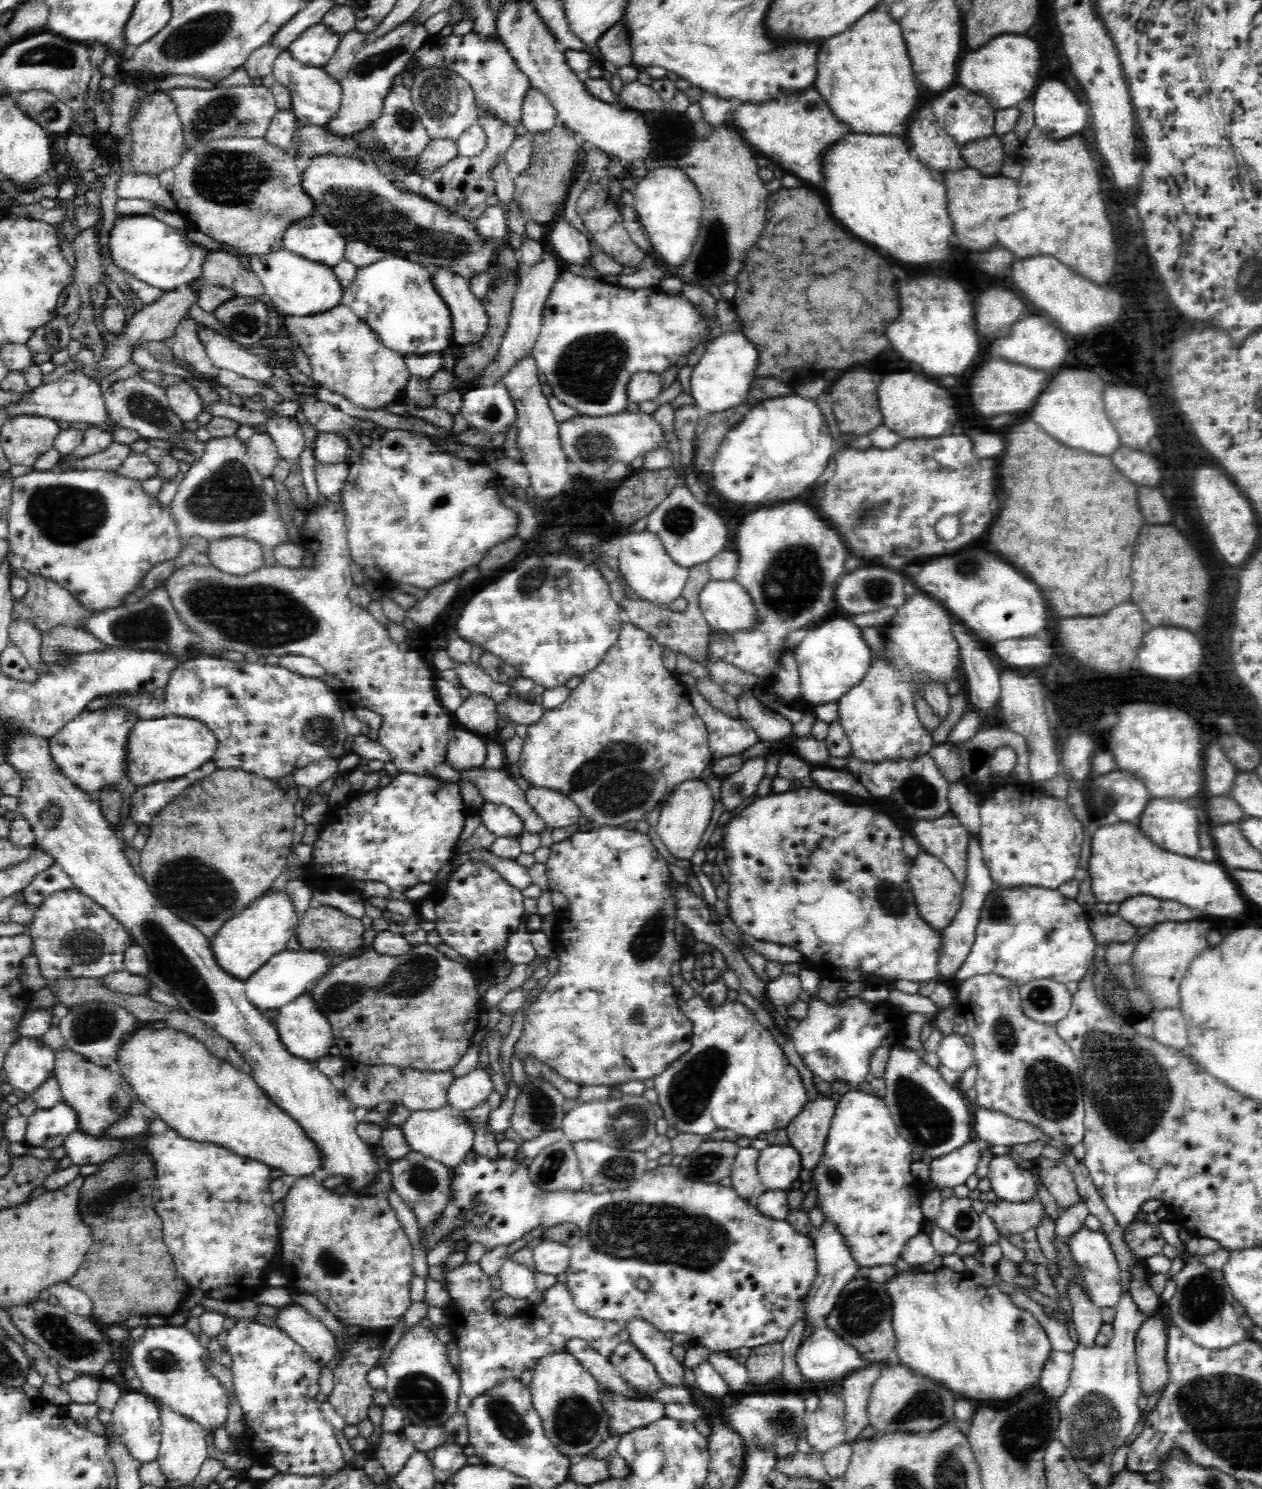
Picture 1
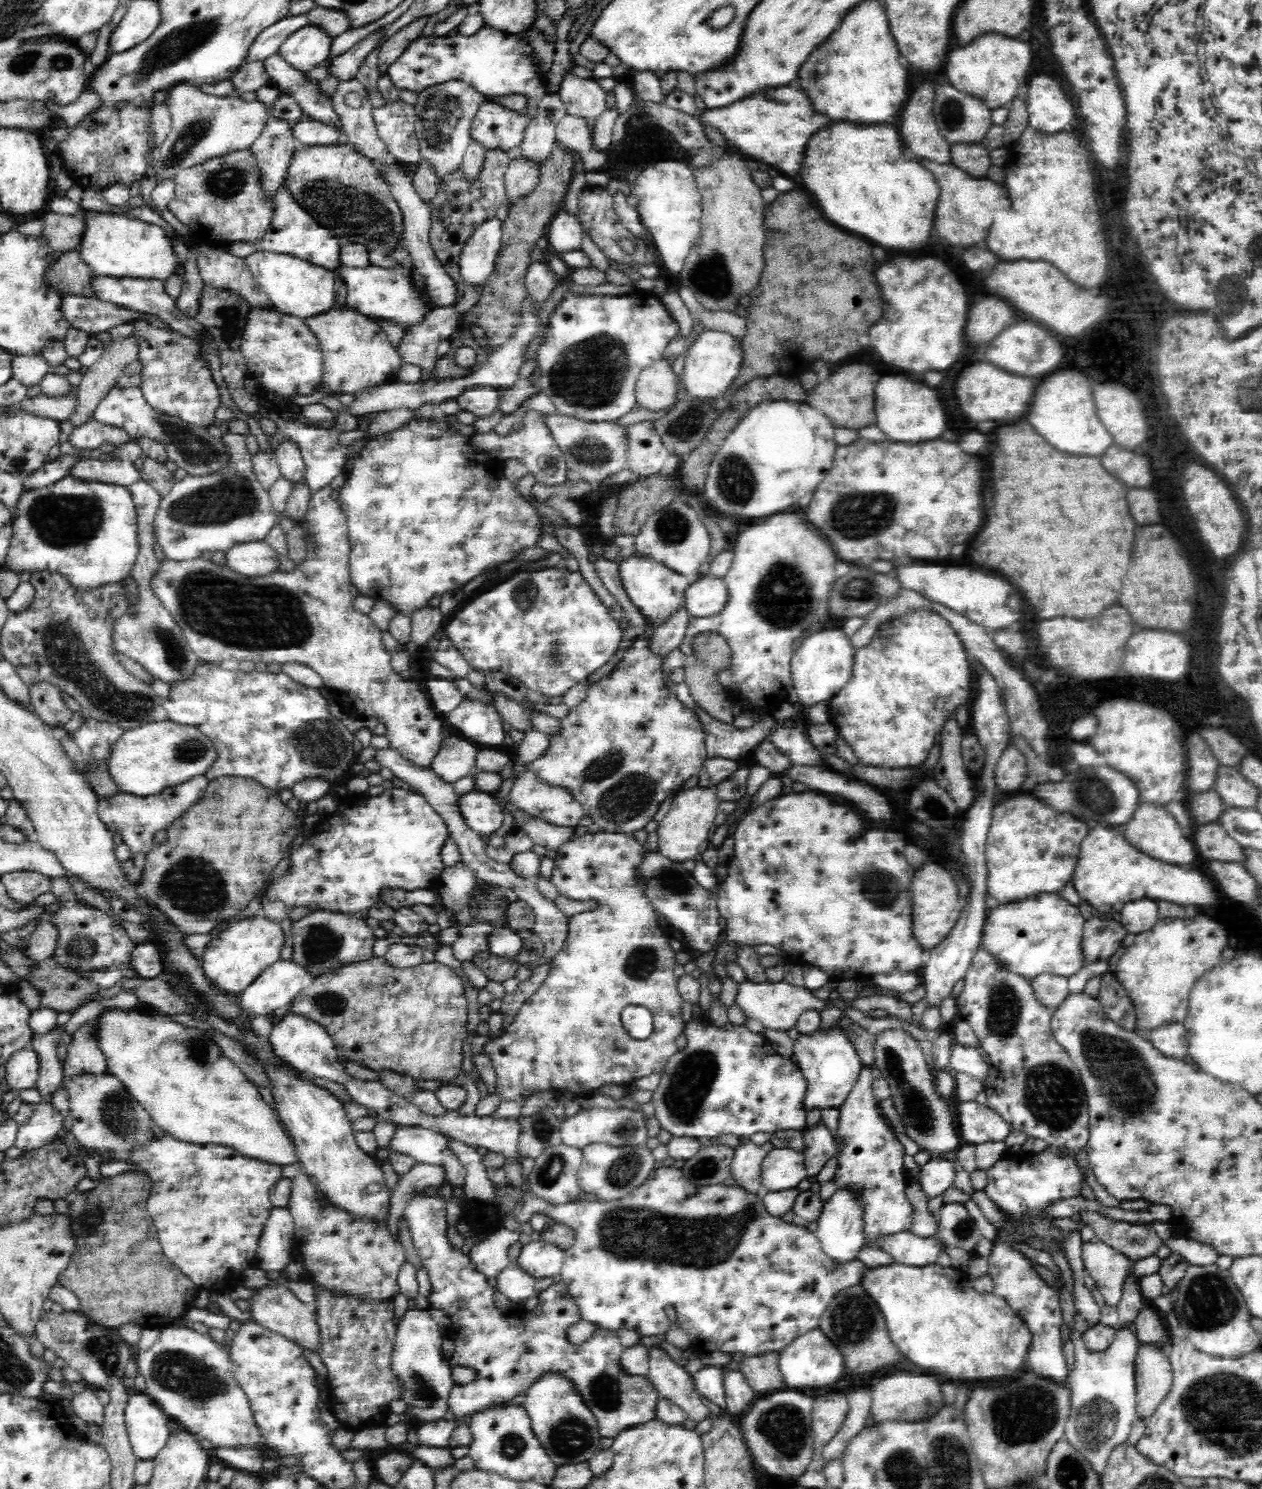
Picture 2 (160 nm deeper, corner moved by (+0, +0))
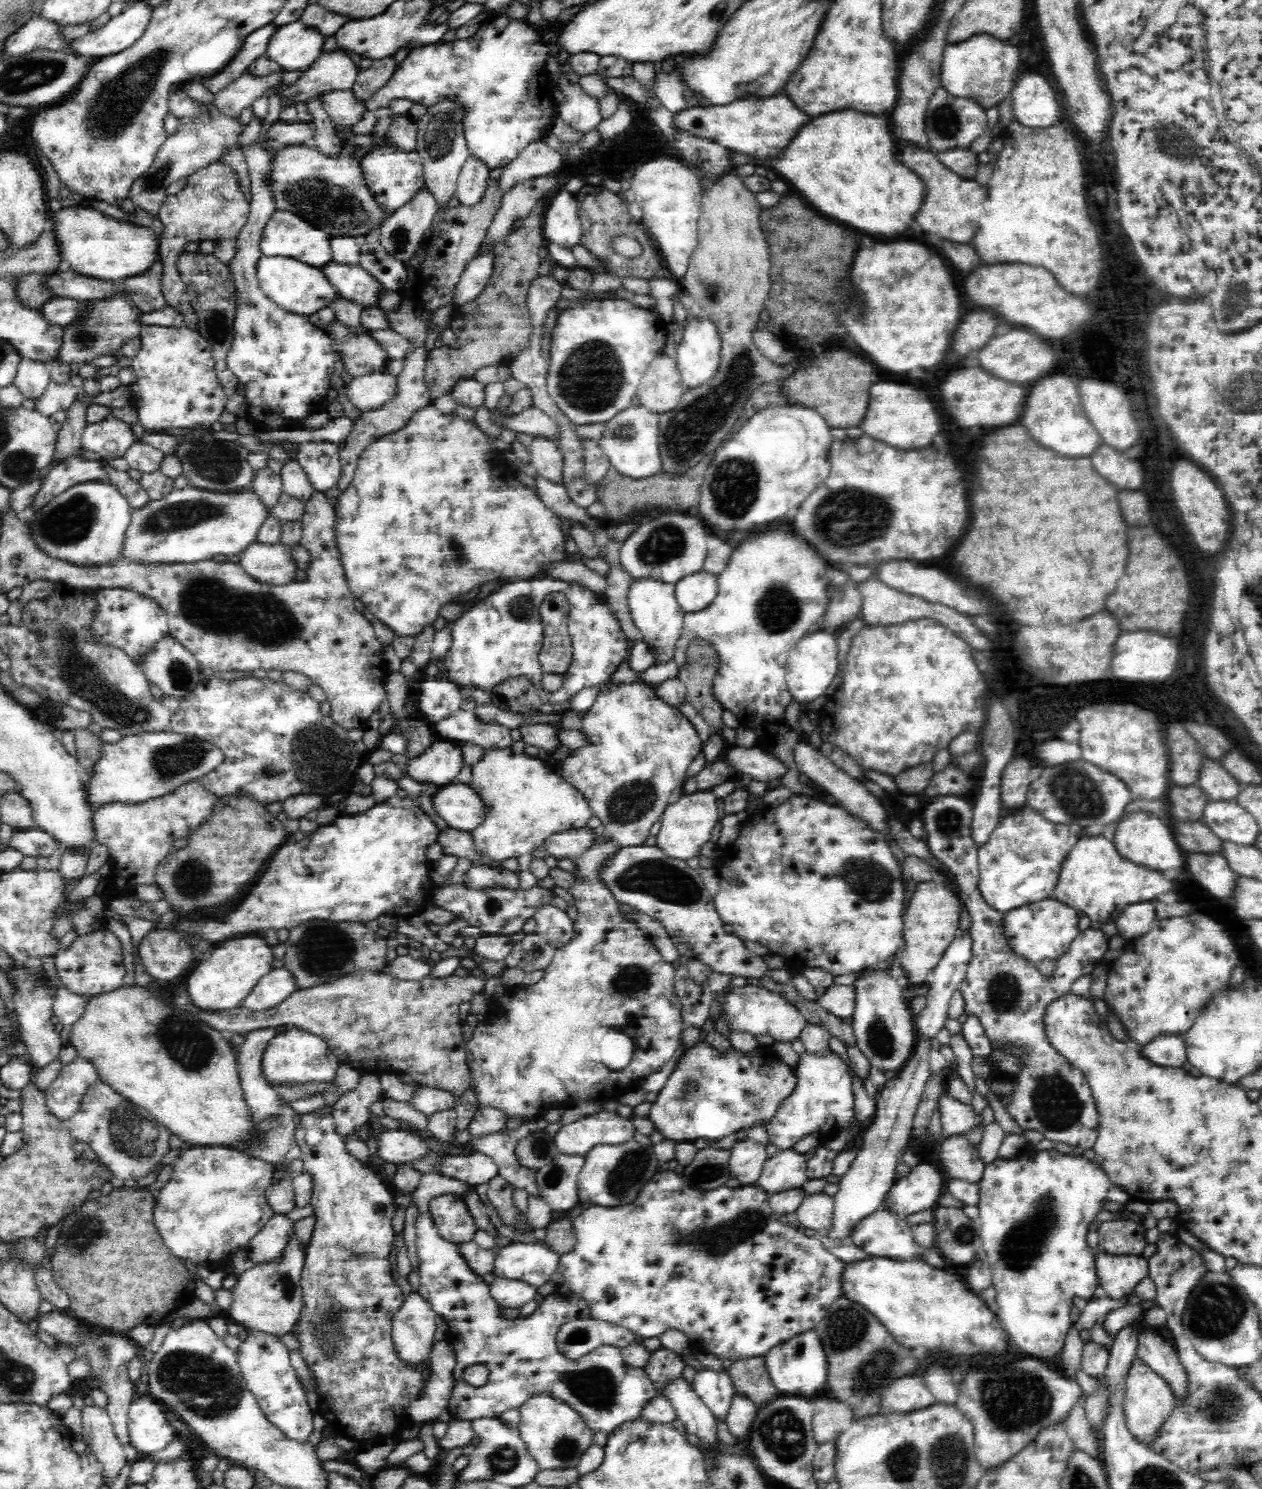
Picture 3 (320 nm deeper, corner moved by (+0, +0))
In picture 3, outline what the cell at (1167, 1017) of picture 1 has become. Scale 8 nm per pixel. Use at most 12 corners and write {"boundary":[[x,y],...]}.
{"boundary":[[1162,1035],[1140,1047],[1161,1067],[1187,1066],[1180,1035]]}

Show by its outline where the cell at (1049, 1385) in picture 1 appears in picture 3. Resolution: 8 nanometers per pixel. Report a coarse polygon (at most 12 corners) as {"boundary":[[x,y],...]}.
{"boundary":[[1055,1148],[986,1164],[978,1234],[998,1317],[1062,1351],[1099,1286],[1088,1226],[1132,1198]]}

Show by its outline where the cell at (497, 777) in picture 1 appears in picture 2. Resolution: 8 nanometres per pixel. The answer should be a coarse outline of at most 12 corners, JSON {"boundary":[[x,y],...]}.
{"boundary":[[507,804],[515,828],[548,851],[572,842],[576,827],[557,827]]}

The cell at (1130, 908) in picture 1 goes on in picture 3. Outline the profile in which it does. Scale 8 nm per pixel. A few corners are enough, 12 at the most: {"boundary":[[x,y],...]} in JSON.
{"boundary":[[1155,903],[1124,908],[1114,922],[1117,936],[1129,942],[1152,929]]}

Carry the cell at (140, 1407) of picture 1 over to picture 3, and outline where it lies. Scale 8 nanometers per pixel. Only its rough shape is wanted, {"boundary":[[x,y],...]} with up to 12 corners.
{"boundary":[[149,1395],[131,1403],[131,1445],[143,1456],[178,1436]]}

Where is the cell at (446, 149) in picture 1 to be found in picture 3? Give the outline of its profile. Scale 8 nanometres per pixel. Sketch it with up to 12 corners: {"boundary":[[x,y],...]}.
{"boundary":[[418,191],[380,226],[380,245],[413,259],[439,208]]}

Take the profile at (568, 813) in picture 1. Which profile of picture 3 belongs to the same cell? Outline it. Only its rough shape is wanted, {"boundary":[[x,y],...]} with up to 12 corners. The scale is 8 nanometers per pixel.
{"boundary":[[482,748],[470,830],[500,868],[594,816],[544,757]]}

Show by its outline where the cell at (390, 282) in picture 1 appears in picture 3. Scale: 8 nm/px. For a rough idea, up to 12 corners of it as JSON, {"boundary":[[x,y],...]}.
{"boundary":[[330,261],[320,268],[338,296],[365,308],[380,283],[362,266]]}

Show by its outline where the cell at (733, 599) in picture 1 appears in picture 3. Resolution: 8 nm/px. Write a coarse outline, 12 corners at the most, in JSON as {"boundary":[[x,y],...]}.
{"boundary":[[702,570],[675,582],[684,612],[714,600],[717,575]]}

